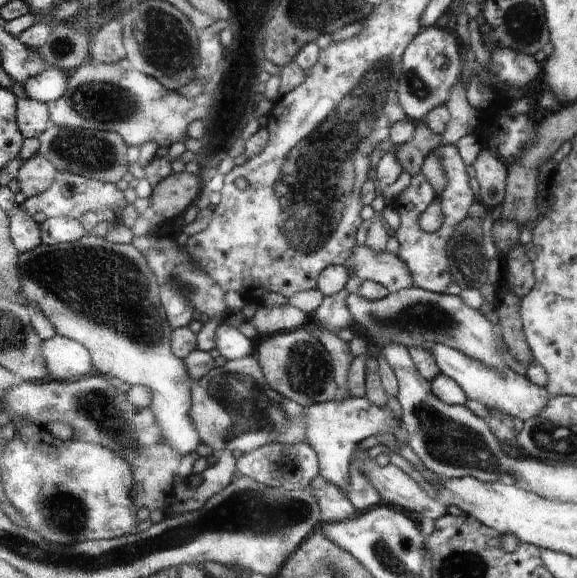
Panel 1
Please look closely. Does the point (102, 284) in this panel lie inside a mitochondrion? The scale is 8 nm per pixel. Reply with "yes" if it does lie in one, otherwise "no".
yes

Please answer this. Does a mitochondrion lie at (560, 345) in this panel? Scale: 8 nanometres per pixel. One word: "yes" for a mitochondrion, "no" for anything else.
no

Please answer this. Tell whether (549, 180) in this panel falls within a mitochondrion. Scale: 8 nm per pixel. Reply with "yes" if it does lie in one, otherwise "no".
no

